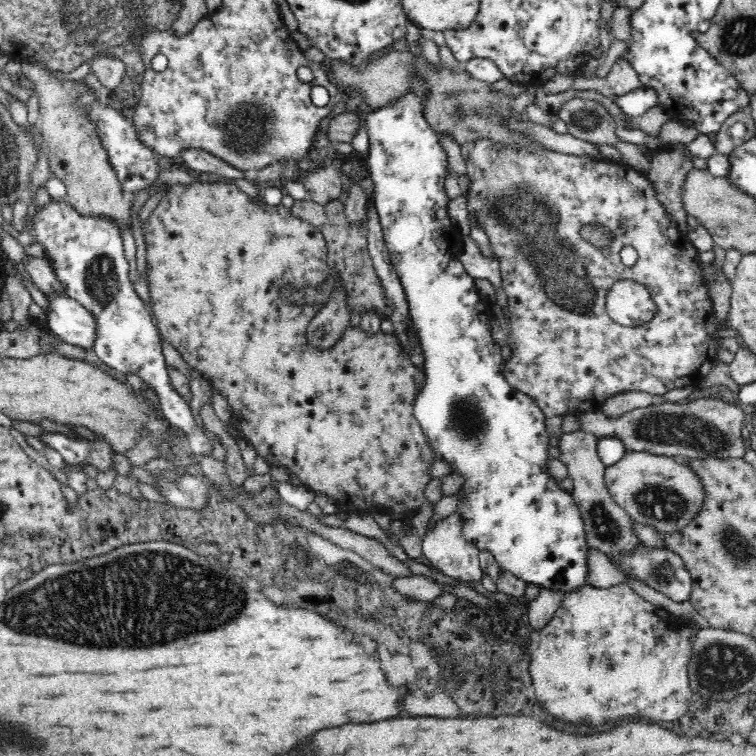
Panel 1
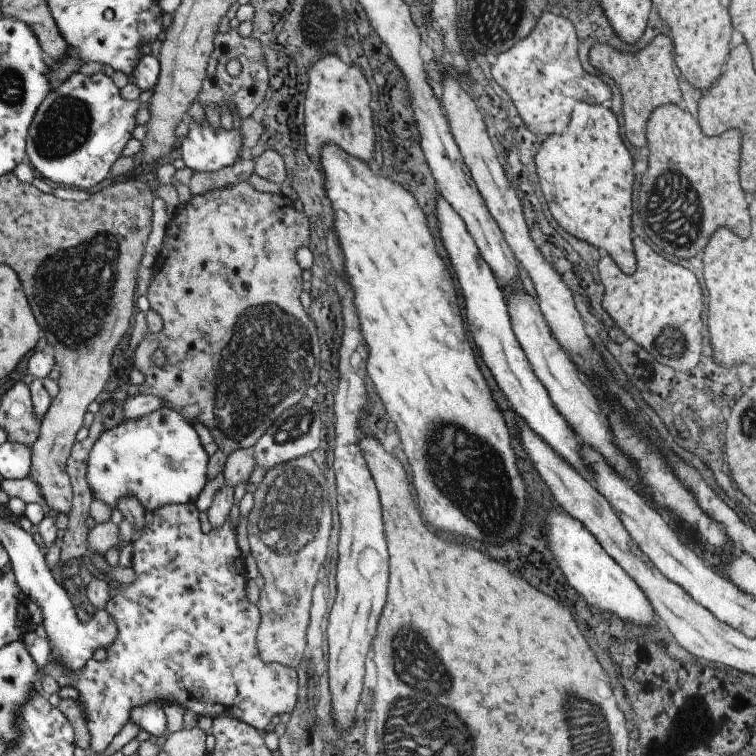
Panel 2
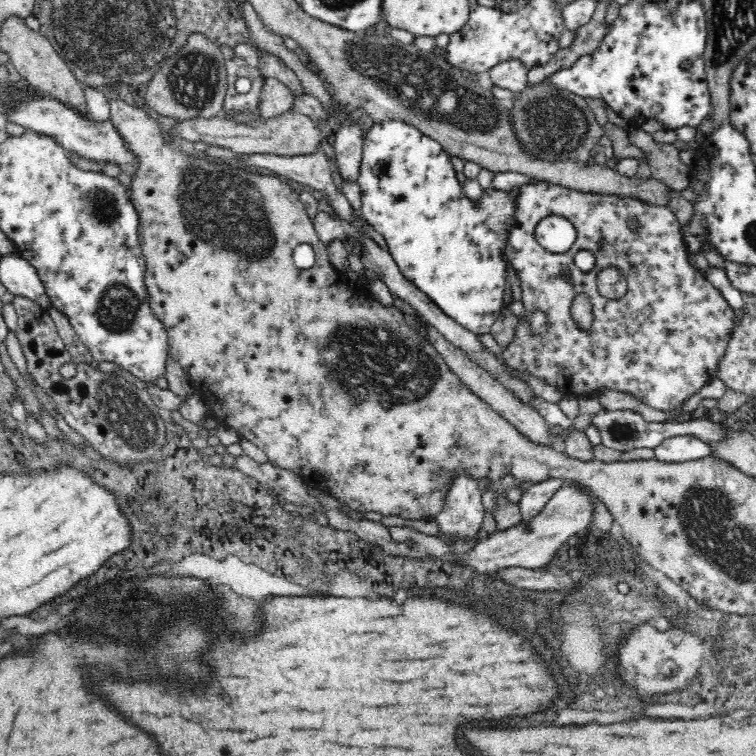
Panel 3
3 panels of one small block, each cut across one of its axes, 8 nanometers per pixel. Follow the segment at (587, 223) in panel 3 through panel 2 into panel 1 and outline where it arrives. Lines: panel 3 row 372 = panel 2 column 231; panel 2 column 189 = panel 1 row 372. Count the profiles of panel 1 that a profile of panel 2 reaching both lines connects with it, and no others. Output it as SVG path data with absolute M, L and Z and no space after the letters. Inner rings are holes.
M489 140L476 142L471 152L472 156L467 161L467 173L471 178L471 187L468 189L468 212L472 211L478 219L478 223L484 227L484 231L490 239L494 256L500 260L501 284L507 296L507 310L509 330L511 338L515 342L515 351L511 359L503 366L505 379L520 392L531 396L541 408L546 418L564 416L568 413L597 411L601 404L616 393L641 391L655 395L664 395L670 390L682 388L683 386L697 386L704 380L716 366L719 342L716 338L716 331L720 328L713 311L713 300L709 293L709 285L702 275L703 263L699 258L699 251L690 242L688 233L678 229L678 223L670 219L668 211L660 203L654 185L648 178L634 170L628 164L618 164L606 161L596 161L590 157L578 157L574 155L561 154L542 147L540 143L532 144L522 150L511 148L499 148ZM586 223L602 223L606 231L614 231L623 228L623 232L612 240L612 246L608 250L598 250L588 244L580 234L580 229ZM632 246L637 250L638 260L633 267L624 265L620 258L620 250ZM630 279L646 288L647 295L651 296L658 312L650 322L638 327L628 328L620 326L607 315L605 302L608 292L614 283Z

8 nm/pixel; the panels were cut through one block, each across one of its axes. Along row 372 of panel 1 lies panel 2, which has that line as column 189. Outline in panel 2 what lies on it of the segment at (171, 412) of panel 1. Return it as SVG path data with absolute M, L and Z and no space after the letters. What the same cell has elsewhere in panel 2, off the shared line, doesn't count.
M187 116L184 121L189 131L187 136L180 140L179 152L184 166L192 172L218 171L237 160L242 146L238 130L213 130L207 122L199 126Z

